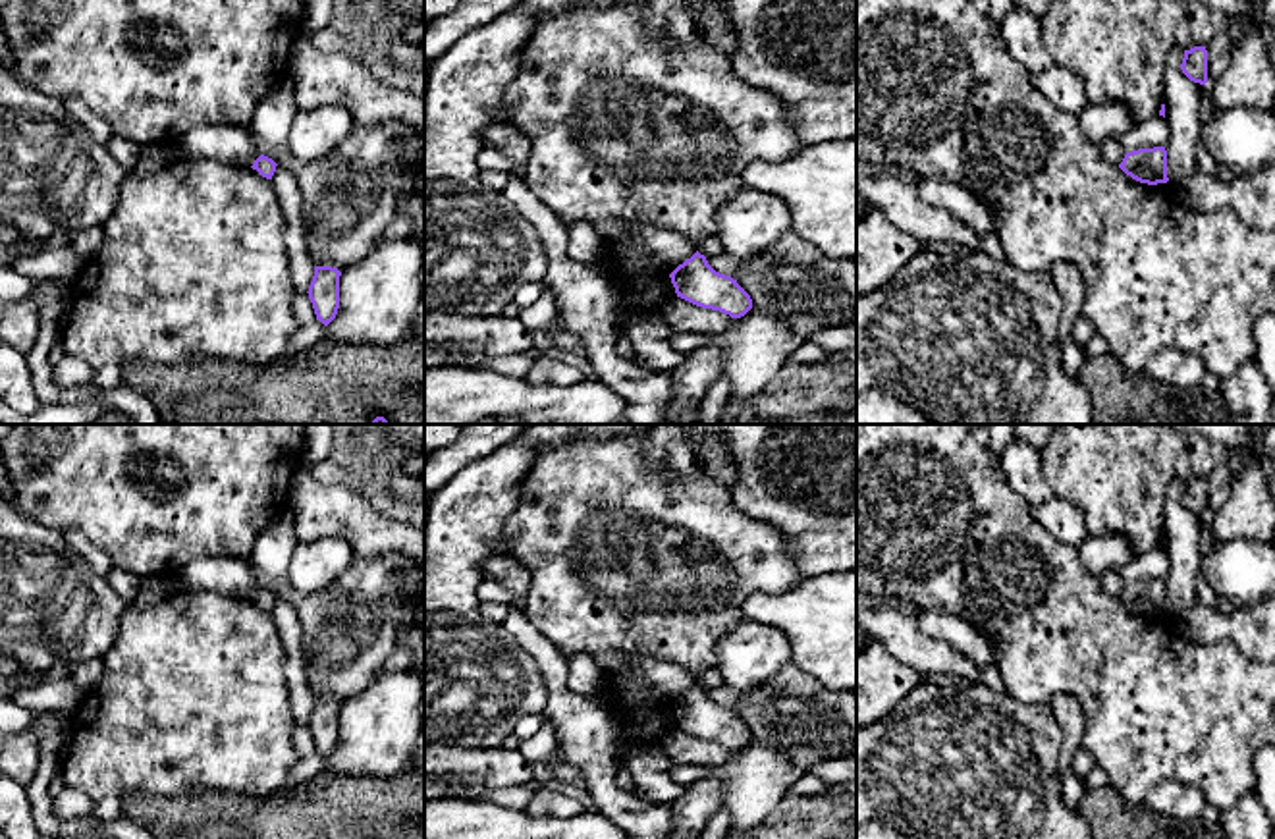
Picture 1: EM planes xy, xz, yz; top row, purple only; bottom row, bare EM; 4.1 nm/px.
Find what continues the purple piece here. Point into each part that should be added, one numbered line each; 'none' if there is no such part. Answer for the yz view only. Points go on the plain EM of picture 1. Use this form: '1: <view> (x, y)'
none

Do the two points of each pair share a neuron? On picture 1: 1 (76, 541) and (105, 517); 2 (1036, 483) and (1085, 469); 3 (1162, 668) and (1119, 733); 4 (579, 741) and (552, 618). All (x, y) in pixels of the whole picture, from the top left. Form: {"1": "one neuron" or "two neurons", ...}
{"1": "two neurons", "2": "two neurons", "3": "one neuron", "4": "two neurons"}

